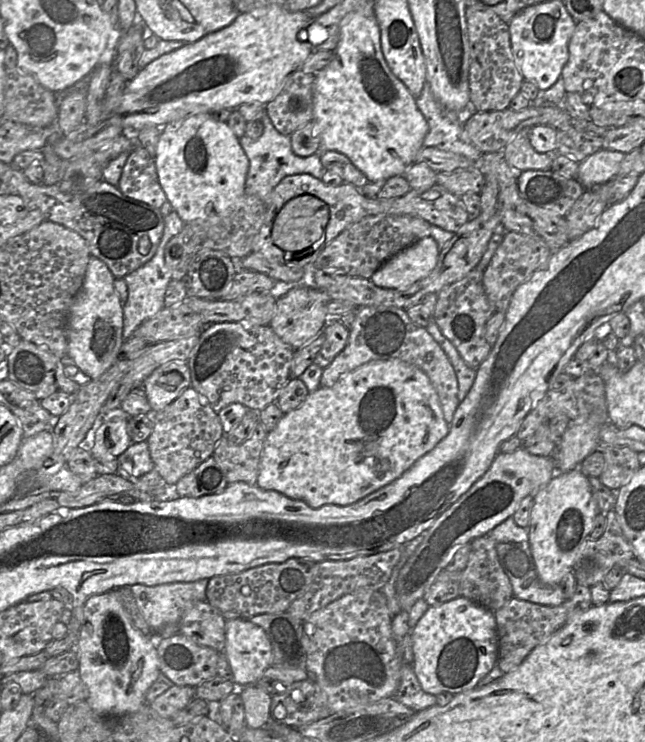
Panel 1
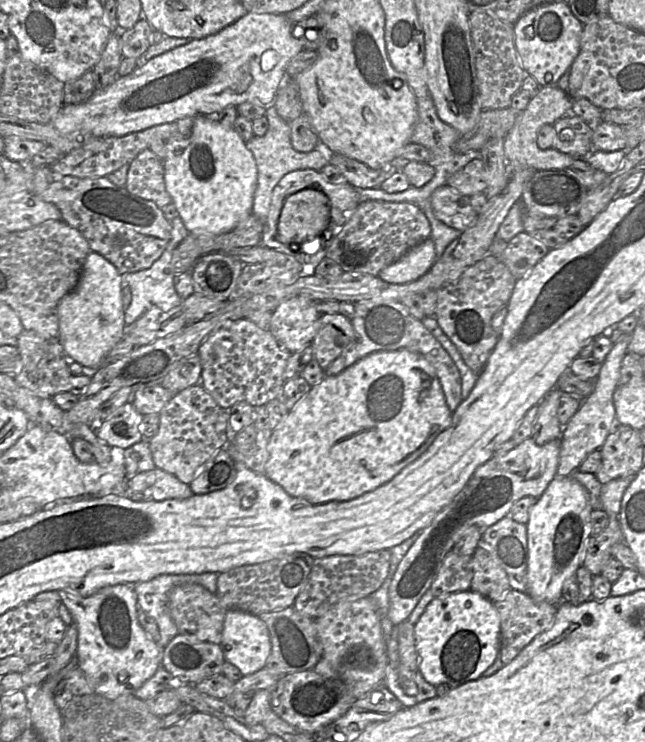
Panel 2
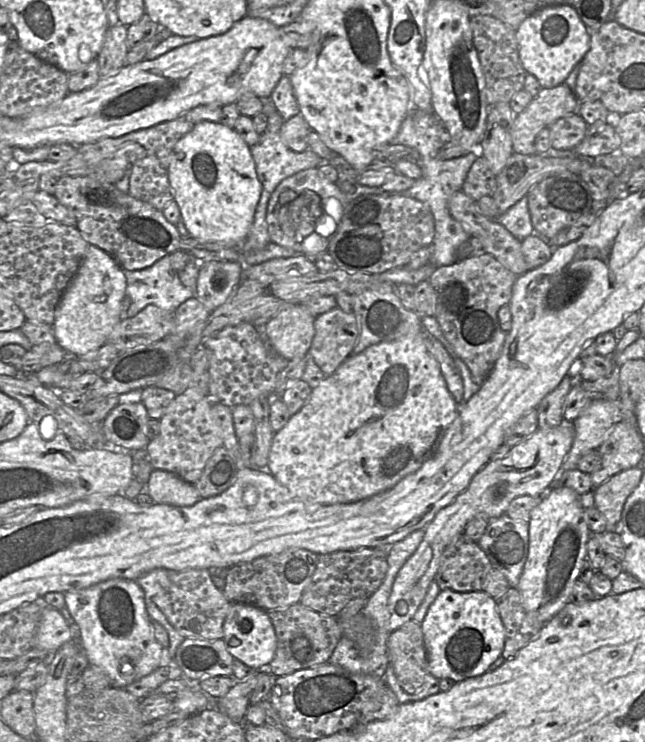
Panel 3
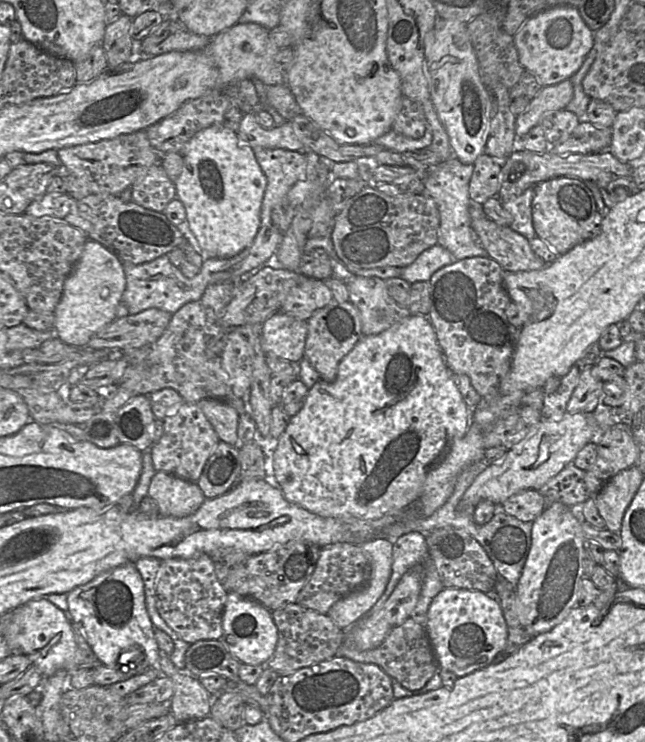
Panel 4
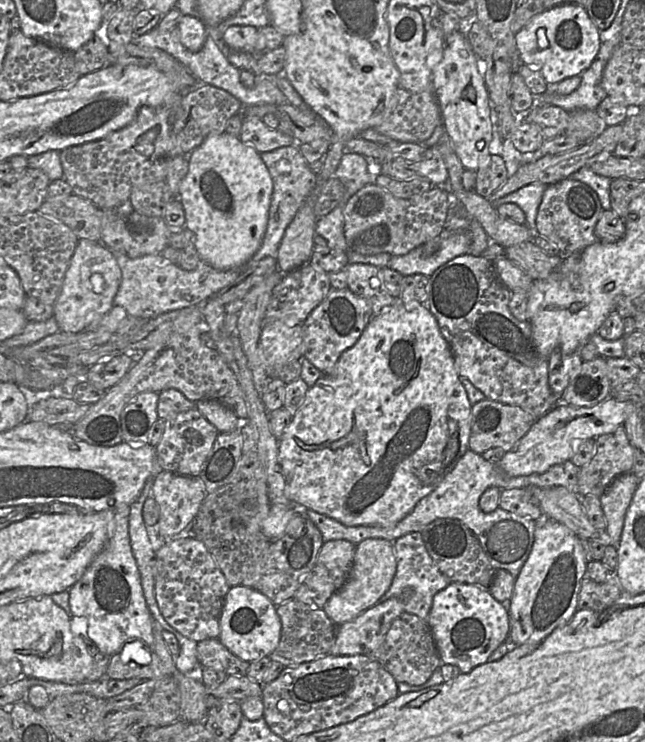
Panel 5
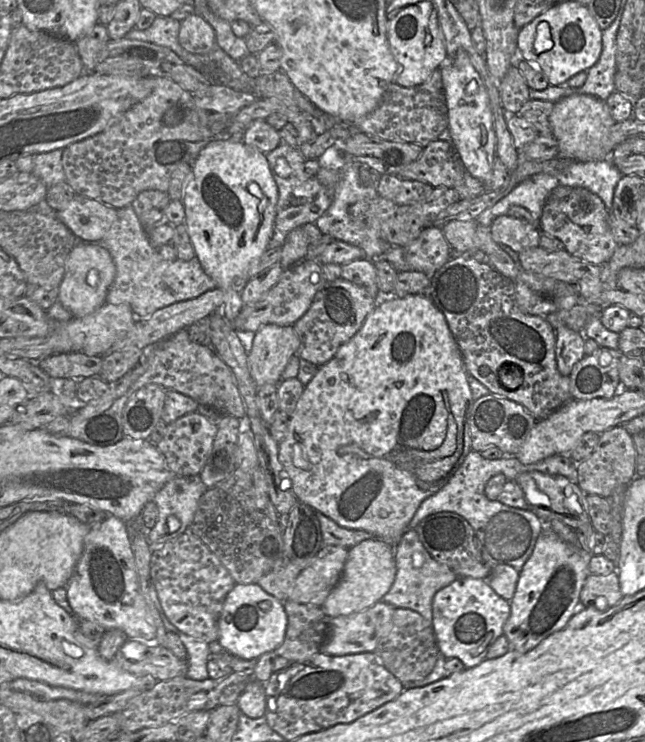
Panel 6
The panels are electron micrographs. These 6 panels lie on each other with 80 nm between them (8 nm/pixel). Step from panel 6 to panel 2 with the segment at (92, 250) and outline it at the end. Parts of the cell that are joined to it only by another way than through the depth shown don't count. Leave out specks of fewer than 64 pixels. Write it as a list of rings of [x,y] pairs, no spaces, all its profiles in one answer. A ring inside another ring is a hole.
[[[90,251],[77,286],[58,303],[59,342],[70,362],[81,364],[88,372],[103,366],[110,350],[123,338],[122,287],[117,268],[101,254]]]

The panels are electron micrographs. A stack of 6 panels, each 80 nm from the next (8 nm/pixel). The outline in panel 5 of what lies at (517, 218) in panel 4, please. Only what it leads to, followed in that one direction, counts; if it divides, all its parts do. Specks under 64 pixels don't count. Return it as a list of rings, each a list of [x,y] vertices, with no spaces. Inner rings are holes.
[[[532,183],[517,191],[502,197],[493,203],[496,208],[504,204],[516,204],[525,213],[525,224],[529,229],[533,239],[539,234],[536,230],[536,216],[547,185],[542,183]]]

